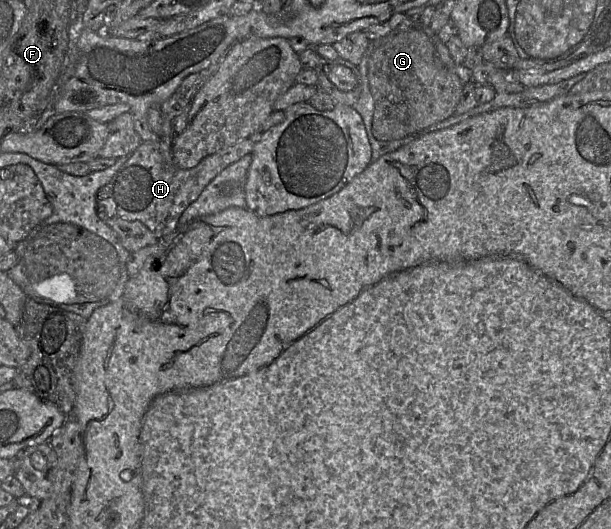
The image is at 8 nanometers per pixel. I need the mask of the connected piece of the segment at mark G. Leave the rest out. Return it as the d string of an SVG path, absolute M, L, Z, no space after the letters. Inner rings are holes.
M421 26L396 34L390 41L375 50L368 61L368 80L374 99L372 134L379 141L393 141L408 135L422 135L423 130L454 115L460 101L464 83L449 71L436 55L434 34Z

